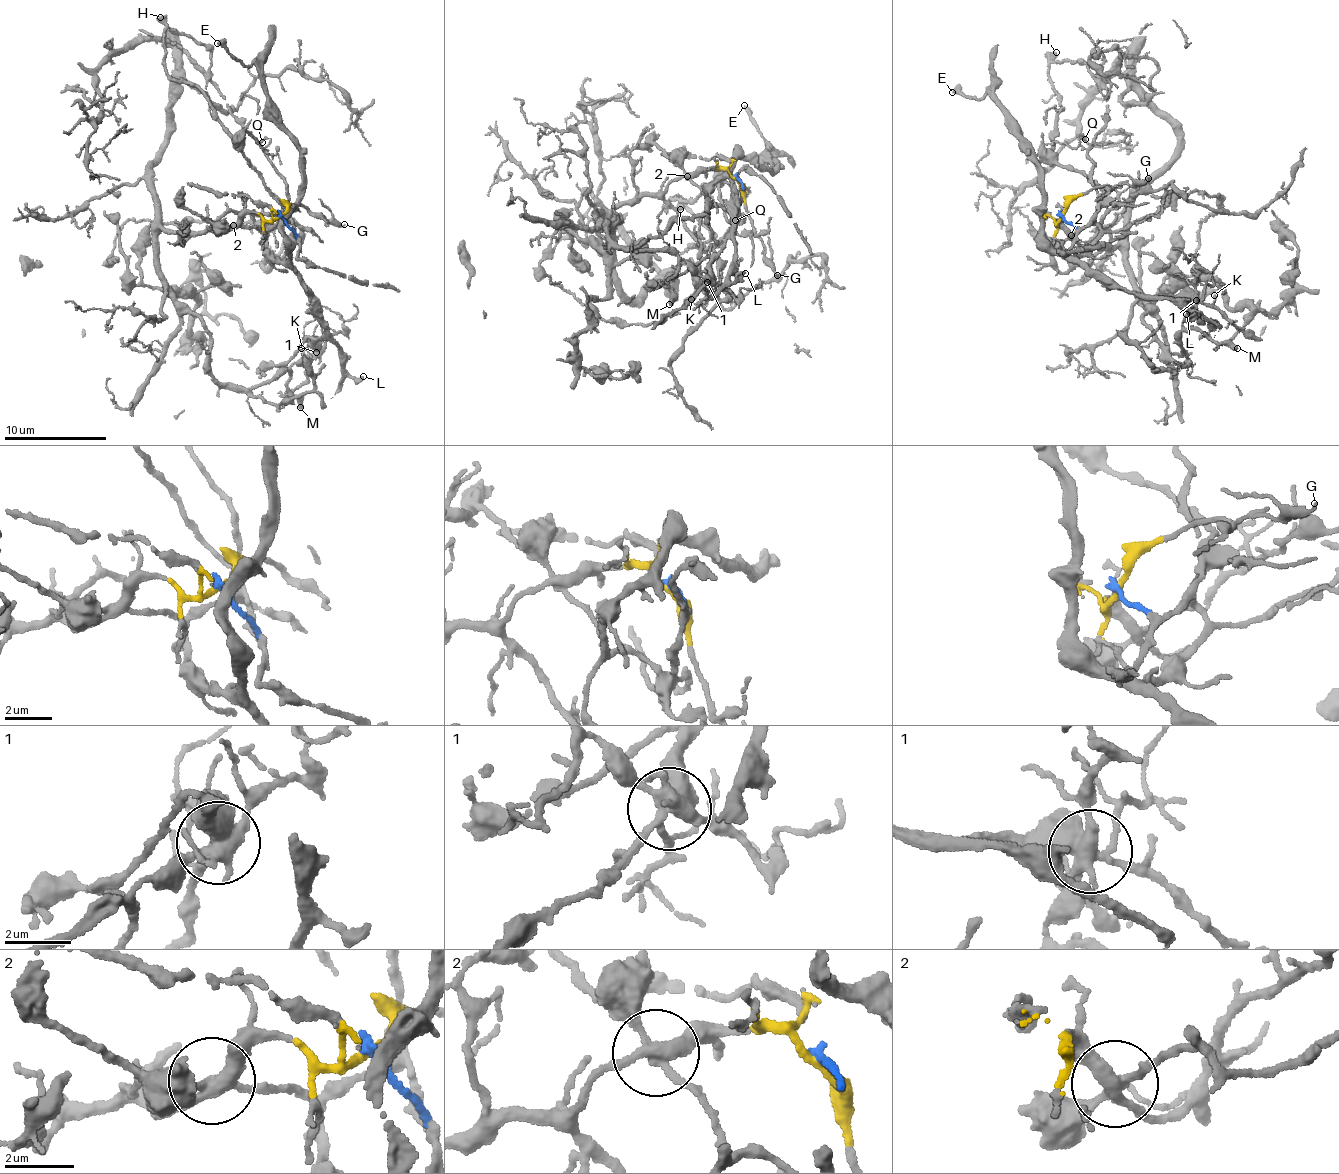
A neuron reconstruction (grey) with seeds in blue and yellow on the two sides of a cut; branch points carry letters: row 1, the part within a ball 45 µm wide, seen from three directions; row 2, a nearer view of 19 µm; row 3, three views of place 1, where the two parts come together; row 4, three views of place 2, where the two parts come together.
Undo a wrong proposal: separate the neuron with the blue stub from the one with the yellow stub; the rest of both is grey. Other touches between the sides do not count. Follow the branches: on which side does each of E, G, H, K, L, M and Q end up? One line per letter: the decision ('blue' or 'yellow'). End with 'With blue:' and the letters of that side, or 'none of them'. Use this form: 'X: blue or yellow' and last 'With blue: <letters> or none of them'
E: blue
G: yellow
H: blue
K: blue
L: blue
M: yellow
Q: blue
With blue: E, H, K, L, Q

